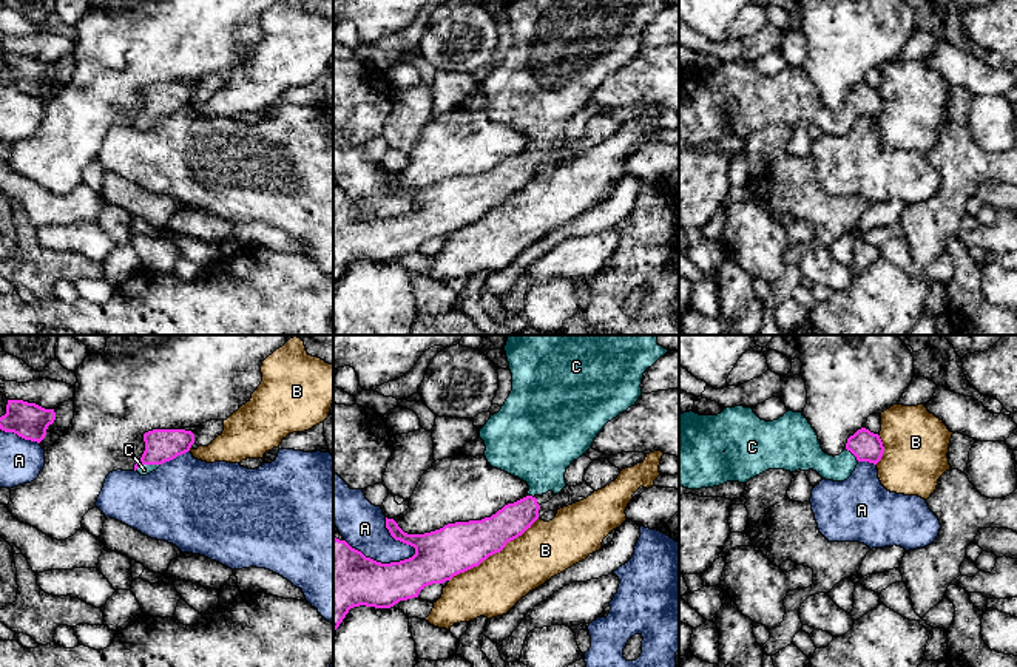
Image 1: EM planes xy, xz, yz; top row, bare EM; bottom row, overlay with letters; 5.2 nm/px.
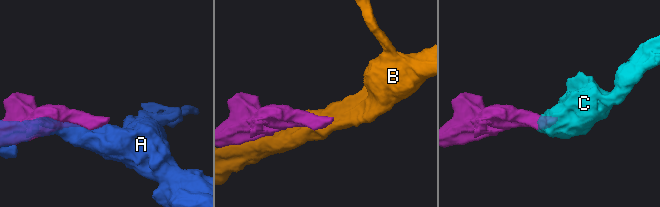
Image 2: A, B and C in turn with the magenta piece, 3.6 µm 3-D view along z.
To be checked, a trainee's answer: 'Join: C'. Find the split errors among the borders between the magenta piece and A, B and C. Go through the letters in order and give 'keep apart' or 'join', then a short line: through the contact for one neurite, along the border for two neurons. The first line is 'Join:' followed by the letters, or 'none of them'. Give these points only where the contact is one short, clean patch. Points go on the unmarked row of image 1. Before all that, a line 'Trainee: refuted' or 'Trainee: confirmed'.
Trainee: confirmed
Join: C
A: keep apart
B: keep apart
C: join; line xy (161, 99), (147, 118), (144, 124)

